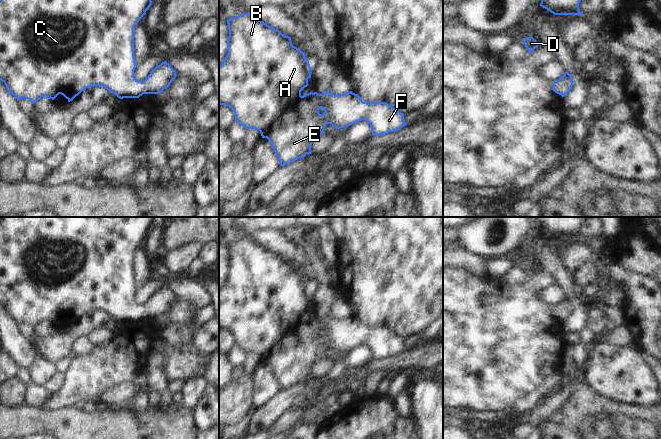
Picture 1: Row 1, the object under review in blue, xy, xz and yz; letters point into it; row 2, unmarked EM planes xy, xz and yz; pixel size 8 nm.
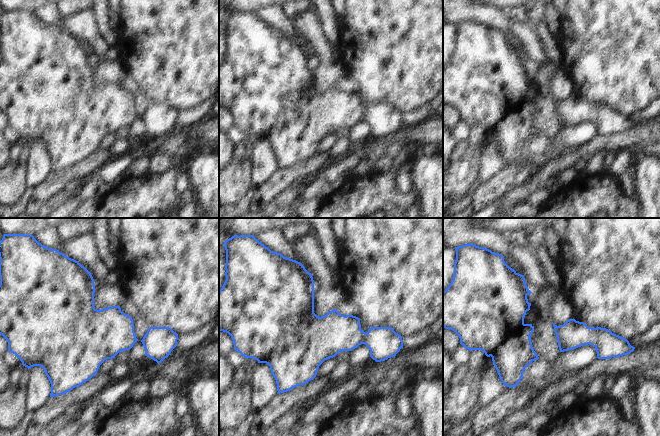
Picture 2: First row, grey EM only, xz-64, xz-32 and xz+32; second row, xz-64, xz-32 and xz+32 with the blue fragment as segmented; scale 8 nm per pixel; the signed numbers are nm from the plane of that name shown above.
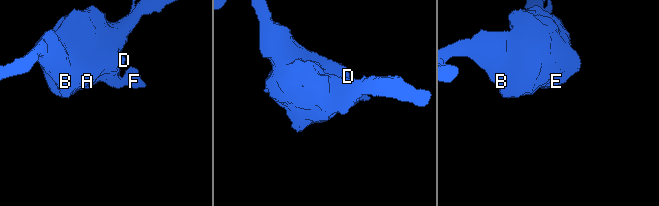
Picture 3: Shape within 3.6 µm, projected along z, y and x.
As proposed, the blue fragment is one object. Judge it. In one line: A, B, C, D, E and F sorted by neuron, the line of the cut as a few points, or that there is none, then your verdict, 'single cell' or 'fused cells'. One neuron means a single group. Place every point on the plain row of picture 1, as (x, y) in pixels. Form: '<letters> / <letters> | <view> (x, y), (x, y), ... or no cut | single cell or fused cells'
A B C D E F | no cut | single cell

